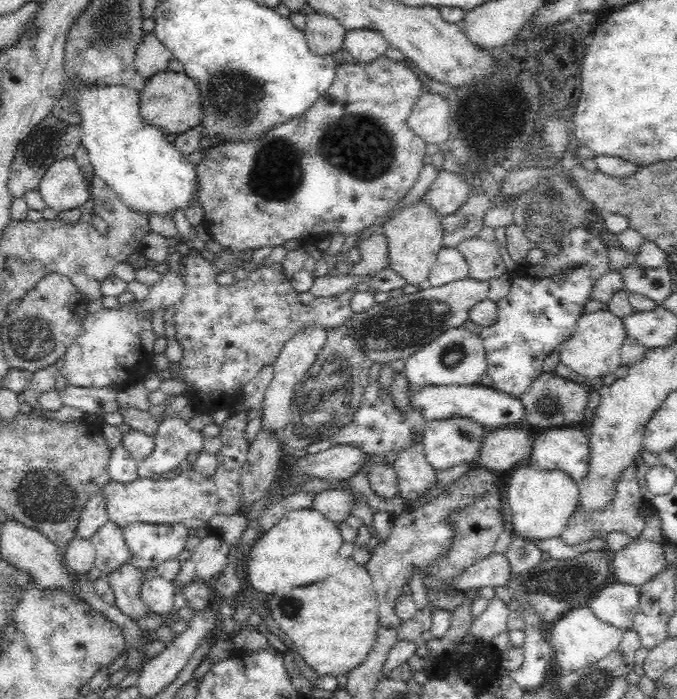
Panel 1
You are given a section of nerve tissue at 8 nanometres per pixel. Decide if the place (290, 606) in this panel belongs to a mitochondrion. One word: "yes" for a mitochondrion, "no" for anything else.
yes

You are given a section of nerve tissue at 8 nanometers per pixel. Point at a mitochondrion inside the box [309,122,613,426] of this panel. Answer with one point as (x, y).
(411, 327)

